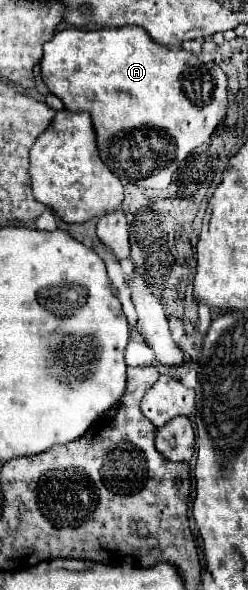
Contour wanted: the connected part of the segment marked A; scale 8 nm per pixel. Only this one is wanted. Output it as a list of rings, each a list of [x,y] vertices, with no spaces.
[[[136,25],[116,29],[64,29],[44,45],[40,77],[68,111],[88,111],[92,117],[96,145],[104,165],[120,181],[146,189],[166,189],[178,165],[188,153],[210,139],[228,109],[228,81],[216,63],[202,63],[194,53],[166,49]]]

